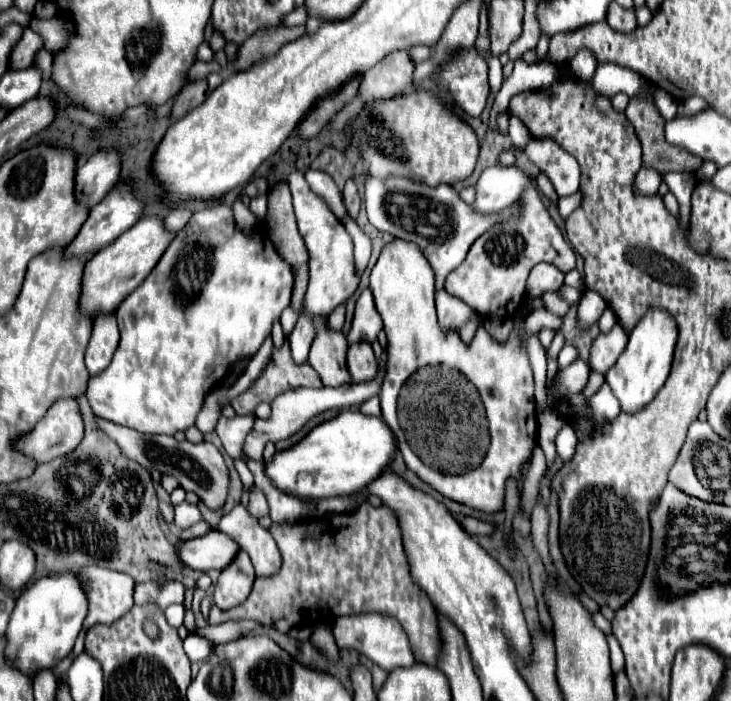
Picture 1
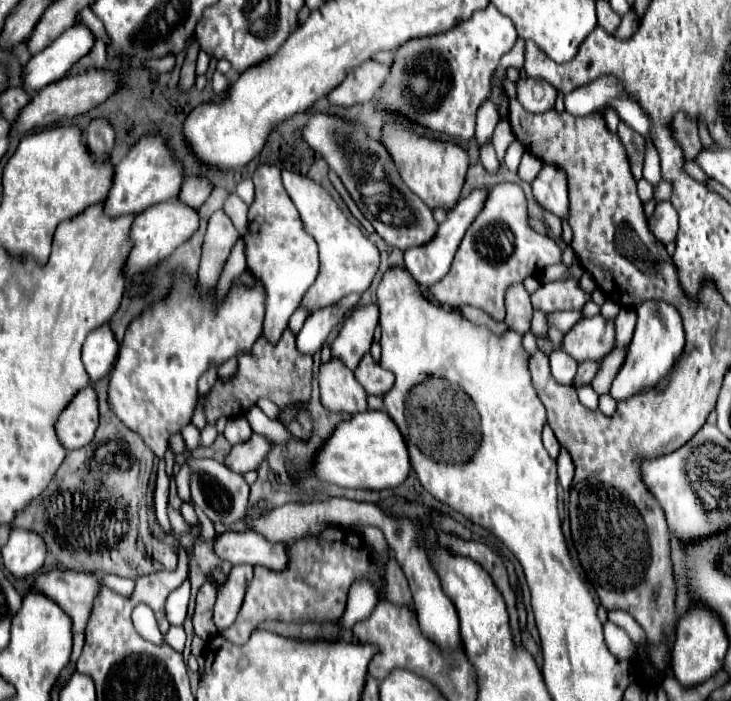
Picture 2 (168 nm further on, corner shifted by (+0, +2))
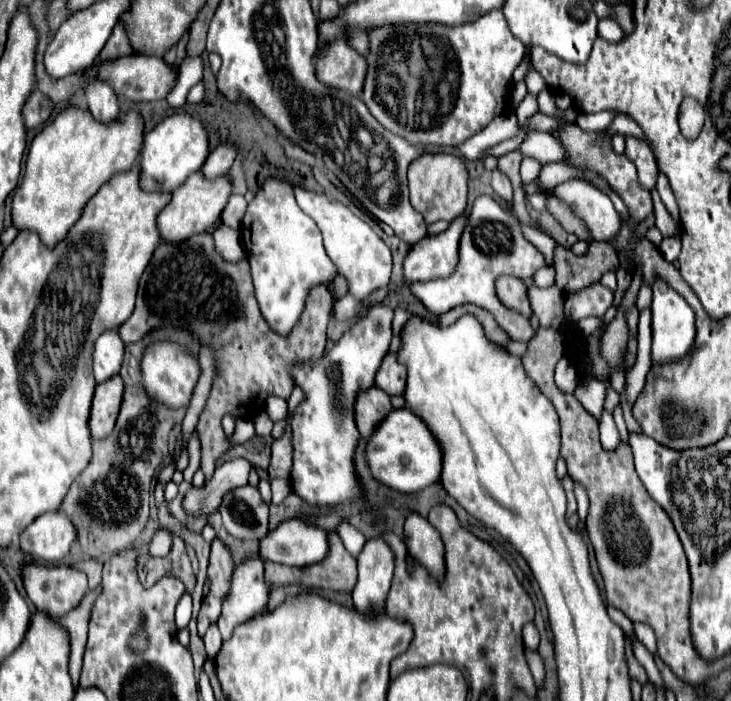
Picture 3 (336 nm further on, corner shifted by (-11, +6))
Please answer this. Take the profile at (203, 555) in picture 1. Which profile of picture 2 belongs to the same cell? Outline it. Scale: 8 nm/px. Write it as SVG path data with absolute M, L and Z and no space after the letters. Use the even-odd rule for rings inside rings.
M254 530L246 532L226 532L216 538L216 554L232 564L264 566L270 570L284 570L288 566L288 550L284 542L272 544Z

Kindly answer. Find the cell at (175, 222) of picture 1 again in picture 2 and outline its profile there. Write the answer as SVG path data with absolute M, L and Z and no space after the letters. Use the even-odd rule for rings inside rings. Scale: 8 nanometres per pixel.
M190 176L184 180L178 198L192 208L200 208L204 204L204 200L210 196L210 192L212 192L210 180L200 178L200 176Z

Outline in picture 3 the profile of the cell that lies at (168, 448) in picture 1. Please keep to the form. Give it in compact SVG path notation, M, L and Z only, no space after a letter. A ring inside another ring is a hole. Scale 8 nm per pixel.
M241 486L223 496L223 502L219 506L219 514L223 518L223 526L241 540L261 540L267 534L269 524L269 506L261 500L261 494L255 486Z

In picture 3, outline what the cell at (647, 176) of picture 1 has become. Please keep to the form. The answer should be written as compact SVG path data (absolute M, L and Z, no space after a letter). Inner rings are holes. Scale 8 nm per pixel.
M651 190L651 196L653 196L653 204L655 204L655 216L657 216L655 224L661 228L661 234L663 234L663 236L669 236L671 232L675 234L675 228L677 228L677 224L675 224L675 220L671 218L671 214L667 212L665 204L661 202L661 198L659 198L657 190Z

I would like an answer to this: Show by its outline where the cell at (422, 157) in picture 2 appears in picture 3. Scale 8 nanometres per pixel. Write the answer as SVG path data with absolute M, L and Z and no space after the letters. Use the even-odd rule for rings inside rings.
M421 154L409 166L409 190L411 190L411 204L417 212L421 212L427 224L437 220L451 222L455 216L463 214L467 206L467 182L469 172L461 158L453 154Z

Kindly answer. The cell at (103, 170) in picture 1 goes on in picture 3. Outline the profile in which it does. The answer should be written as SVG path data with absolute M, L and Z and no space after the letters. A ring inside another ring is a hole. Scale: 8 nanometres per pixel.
M91 82L85 90L85 96L89 102L89 112L93 114L95 120L99 120L103 124L111 124L119 118L117 96L113 94L113 90L107 84Z

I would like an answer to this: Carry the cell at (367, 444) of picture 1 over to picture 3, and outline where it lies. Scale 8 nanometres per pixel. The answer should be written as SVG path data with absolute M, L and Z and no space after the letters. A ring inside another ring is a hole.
M407 408L391 410L377 428L373 428L365 446L365 460L371 474L391 490L397 492L419 492L439 480L441 452L427 426Z

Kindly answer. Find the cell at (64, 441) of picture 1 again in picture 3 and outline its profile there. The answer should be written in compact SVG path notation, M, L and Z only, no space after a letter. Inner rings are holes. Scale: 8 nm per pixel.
M113 376L111 380L97 384L89 416L89 432L93 440L103 440L111 434L117 420L121 394L123 394L121 376Z

